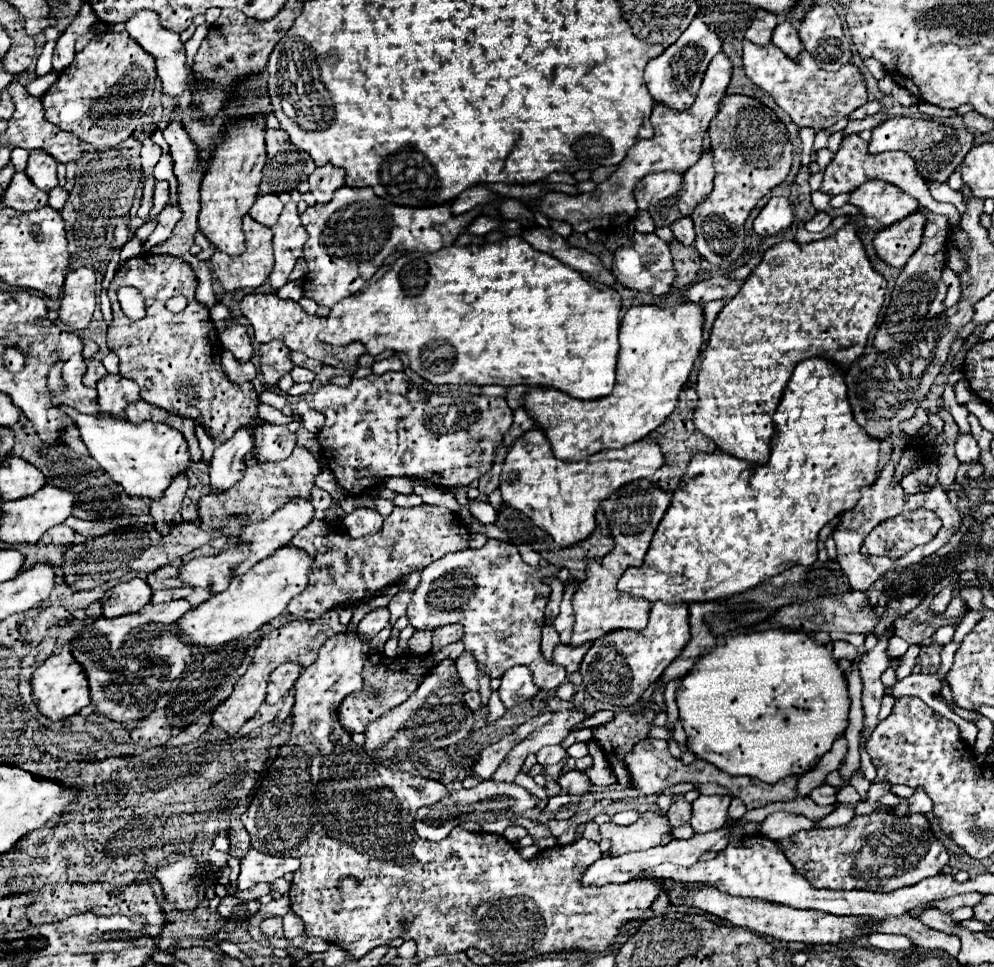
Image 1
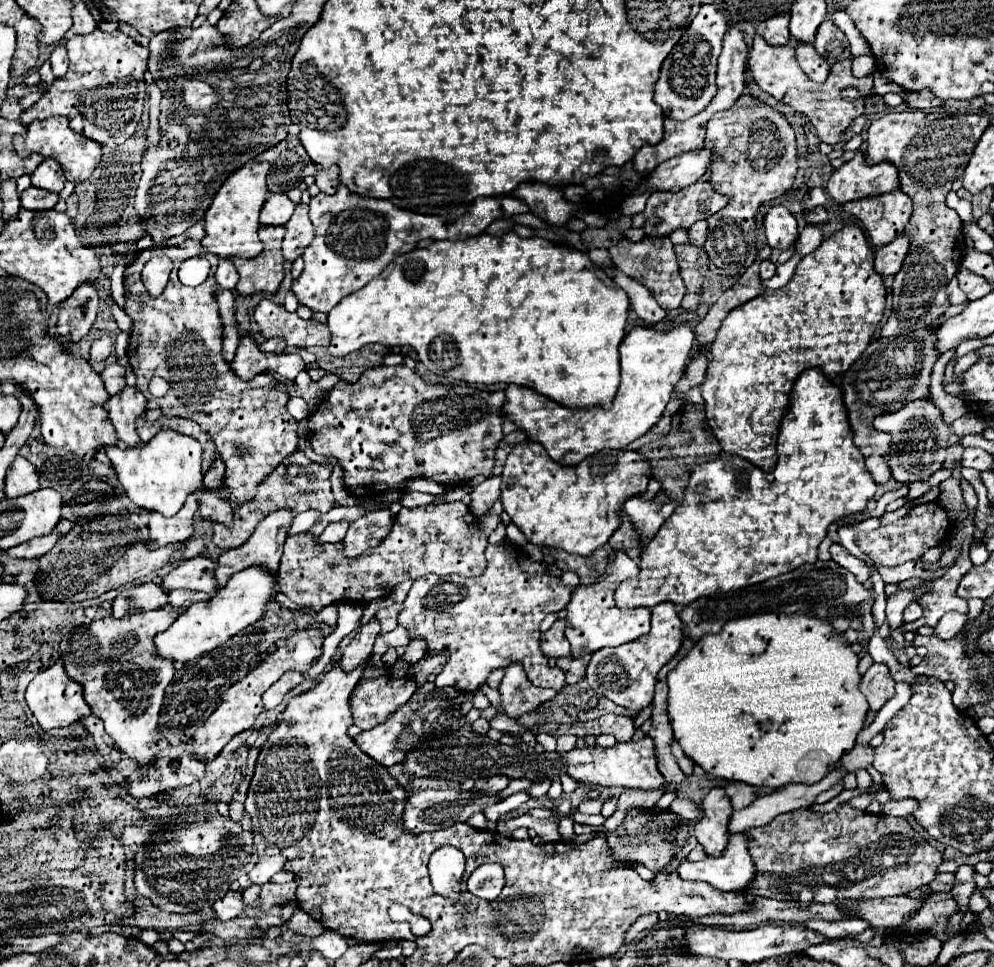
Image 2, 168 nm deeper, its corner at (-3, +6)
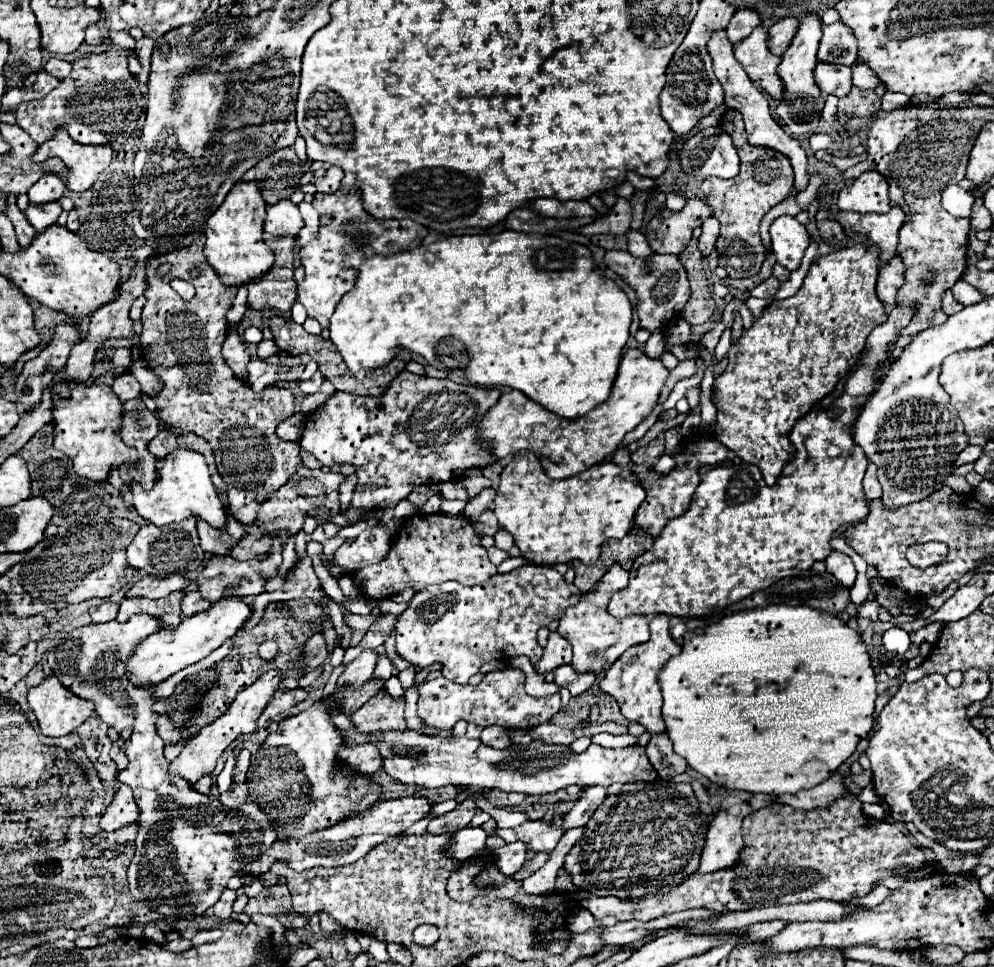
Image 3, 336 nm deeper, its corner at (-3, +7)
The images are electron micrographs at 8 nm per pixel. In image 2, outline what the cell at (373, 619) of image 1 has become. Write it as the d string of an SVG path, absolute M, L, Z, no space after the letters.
M371 618L367 624L363 624L359 628L359 634L351 640L351 644L343 650L343 658L341 658L341 668L343 670L353 670L355 666L359 666L363 660L367 660L371 656L373 650L373 642L379 636L381 626L377 618Z

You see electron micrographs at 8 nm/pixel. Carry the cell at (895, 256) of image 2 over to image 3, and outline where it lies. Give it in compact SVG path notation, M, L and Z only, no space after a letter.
M895 255L881 271L879 271L879 279L877 279L877 295L881 299L881 303L891 309L893 305L897 305L895 295L899 291L899 287L905 283L903 279L905 275L905 265L901 261L899 255Z

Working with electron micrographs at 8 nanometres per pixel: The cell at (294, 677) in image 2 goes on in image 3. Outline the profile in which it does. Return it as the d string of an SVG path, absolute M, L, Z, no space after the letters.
M291 689L291 691L287 691L287 693L277 693L277 695L269 701L269 705L267 705L267 709L263 711L263 715L259 717L259 729L261 729L269 719L285 713L287 709L291 709L293 705L297 705L297 703L301 703L301 701L305 701L305 699L307 699L307 691L305 691L305 689Z

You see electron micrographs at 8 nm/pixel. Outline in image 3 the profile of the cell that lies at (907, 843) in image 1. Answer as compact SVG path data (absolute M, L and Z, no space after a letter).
M853 795L837 797L831 805L821 809L795 809L789 805L773 803L769 807L763 807L743 819L743 857L739 865L731 869L721 869L715 873L695 873L689 879L685 879L681 885L665 893L663 897L647 897L645 901L621 901L617 897L581 897L581 905L593 913L595 919L603 919L607 915L617 917L617 921L653 921L663 915L671 915L685 909L709 909L709 911L747 911L757 909L759 905L775 905L775 903L809 903L817 899L827 901L849 901L855 897L865 897L871 893L873 883L881 877L891 875L891 869L895 865L911 865L919 869L925 863L925 855L917 847L907 847L903 841L907 837L899 831L897 825L887 821L877 821L873 817L867 817L861 811L861 803Z

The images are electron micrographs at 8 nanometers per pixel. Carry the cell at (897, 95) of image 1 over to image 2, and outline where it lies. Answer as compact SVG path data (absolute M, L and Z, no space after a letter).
M921 90L921 92L905 92L903 102L905 102L909 108L917 108L917 110L935 108L935 106L941 104L941 100L935 98L935 96L933 96L931 92L927 92L927 90Z

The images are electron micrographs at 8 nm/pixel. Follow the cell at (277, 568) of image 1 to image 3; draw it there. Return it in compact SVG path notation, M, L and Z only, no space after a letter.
M225 597L223 601L217 601L215 605L211 605L207 611L197 613L193 617L185 617L179 627L161 629L161 631L149 635L129 655L127 667L125 667L127 679L135 687L147 687L147 685L153 687L153 685L165 681L173 673L185 669L191 663L201 661L211 651L221 647L225 643L225 639L233 637L243 627L243 623L249 619L249 615L251 615L251 607L241 597L231 597L231 599Z

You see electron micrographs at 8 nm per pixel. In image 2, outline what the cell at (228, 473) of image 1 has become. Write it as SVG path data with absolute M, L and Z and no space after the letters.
M223 478L223 484L219 490L203 490L201 492L201 500L199 500L199 516L201 518L207 518L207 520L217 520L217 522L223 522L227 526L231 526L231 496L229 496L229 488L225 484L225 478Z

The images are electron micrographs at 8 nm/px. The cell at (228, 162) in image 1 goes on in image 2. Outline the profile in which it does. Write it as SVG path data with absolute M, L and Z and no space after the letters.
M251 158L245 166L235 170L227 176L227 180L217 190L211 206L205 212L205 238L201 244L207 248L207 252L217 254L221 258L227 256L239 256L239 258L255 258L263 248L261 240L257 238L259 230L259 210L263 202L269 196L265 178L269 172L267 162L259 162Z

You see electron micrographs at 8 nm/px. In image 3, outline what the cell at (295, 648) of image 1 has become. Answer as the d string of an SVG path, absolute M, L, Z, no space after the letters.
M267 671L263 673L263 677L259 677L251 687L243 689L235 701L231 703L231 709L227 709L227 713L219 719L215 719L211 725L203 727L193 739L189 739L185 743L185 747L181 749L179 757L169 765L169 773L175 775L175 777L181 777L185 779L187 783L197 783L203 775L211 775L215 765L217 765L217 759L221 757L221 753L235 741L239 739L241 735L247 735L247 733L253 733L257 729L257 719L259 715L263 713L263 709L267 707L271 695L275 693L279 681L281 681L281 673L279 671Z

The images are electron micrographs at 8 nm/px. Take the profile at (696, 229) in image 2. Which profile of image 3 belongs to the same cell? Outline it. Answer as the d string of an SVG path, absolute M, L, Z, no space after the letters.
M709 217L709 219L701 225L701 229L703 229L703 233L701 233L701 237L699 237L699 251L701 251L705 257L709 257L709 253L711 253L713 247L715 247L715 241L717 241L717 237L719 237L719 221L717 221L715 217Z

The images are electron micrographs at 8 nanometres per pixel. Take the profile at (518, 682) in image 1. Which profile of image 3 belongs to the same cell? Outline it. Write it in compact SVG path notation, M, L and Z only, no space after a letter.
M505 667L505 669L497 669L491 671L483 677L483 681L473 687L473 685L457 685L453 681L447 681L445 677L437 677L431 681L423 681L419 687L419 717L425 725L441 729L441 731L449 731L455 727L457 721L471 721L475 725L481 727L489 727L489 725L499 725L503 729L533 729L541 723L547 723L559 709L561 709L561 697L559 695L549 695L549 697L531 697L525 693L525 673L521 669L515 667Z

